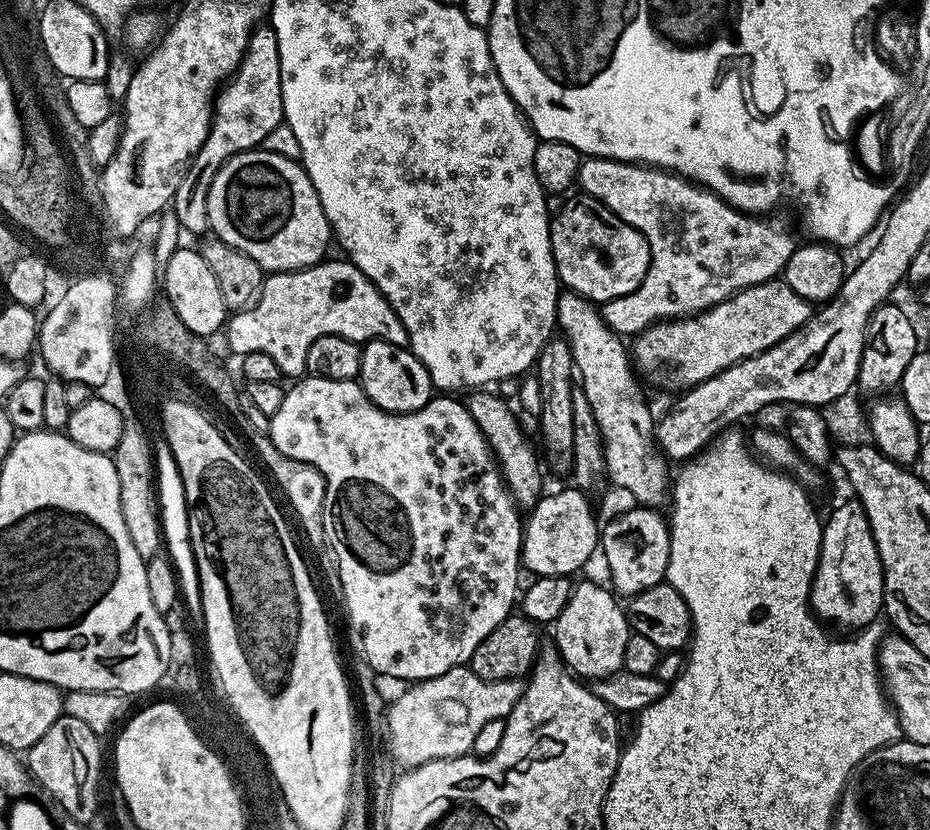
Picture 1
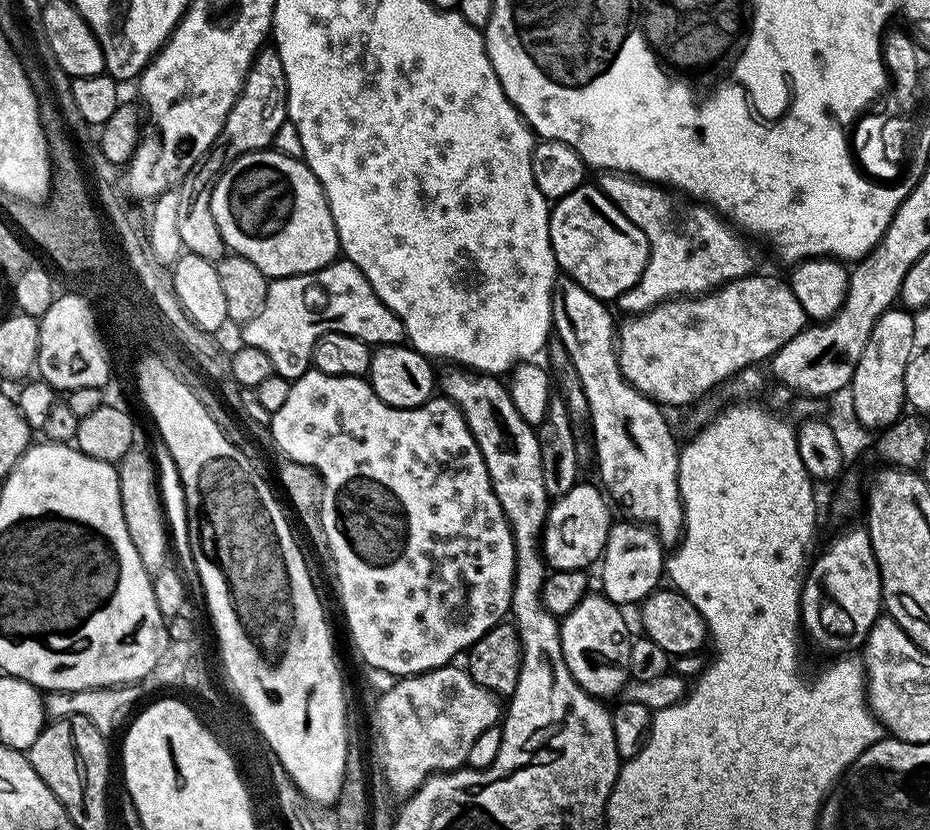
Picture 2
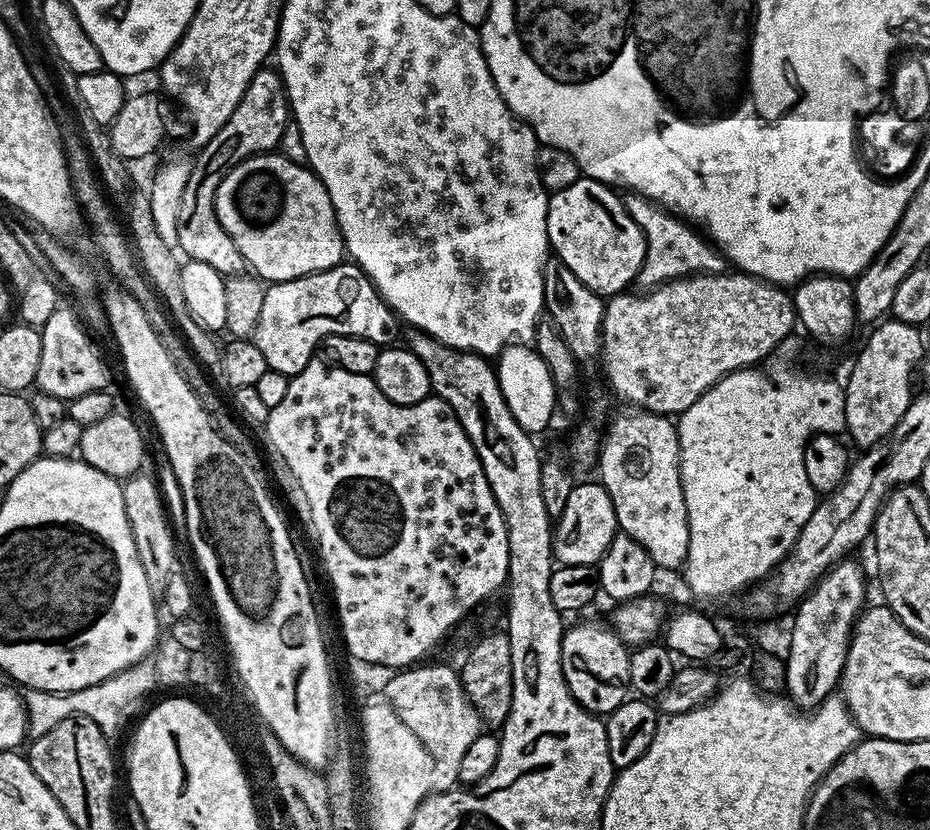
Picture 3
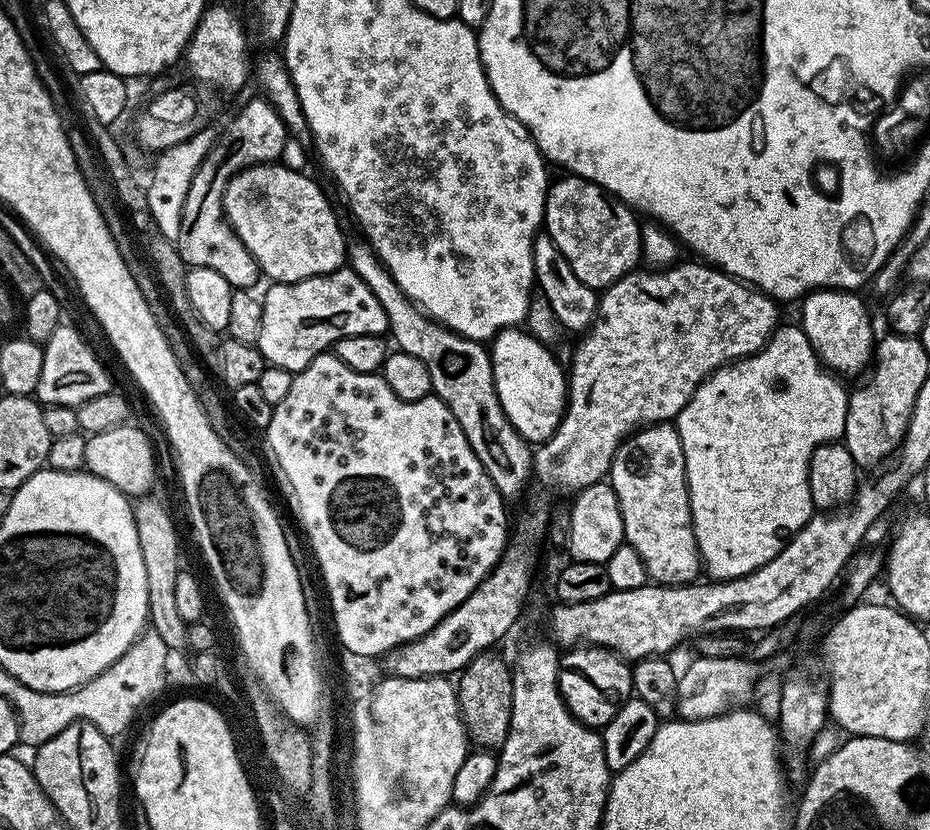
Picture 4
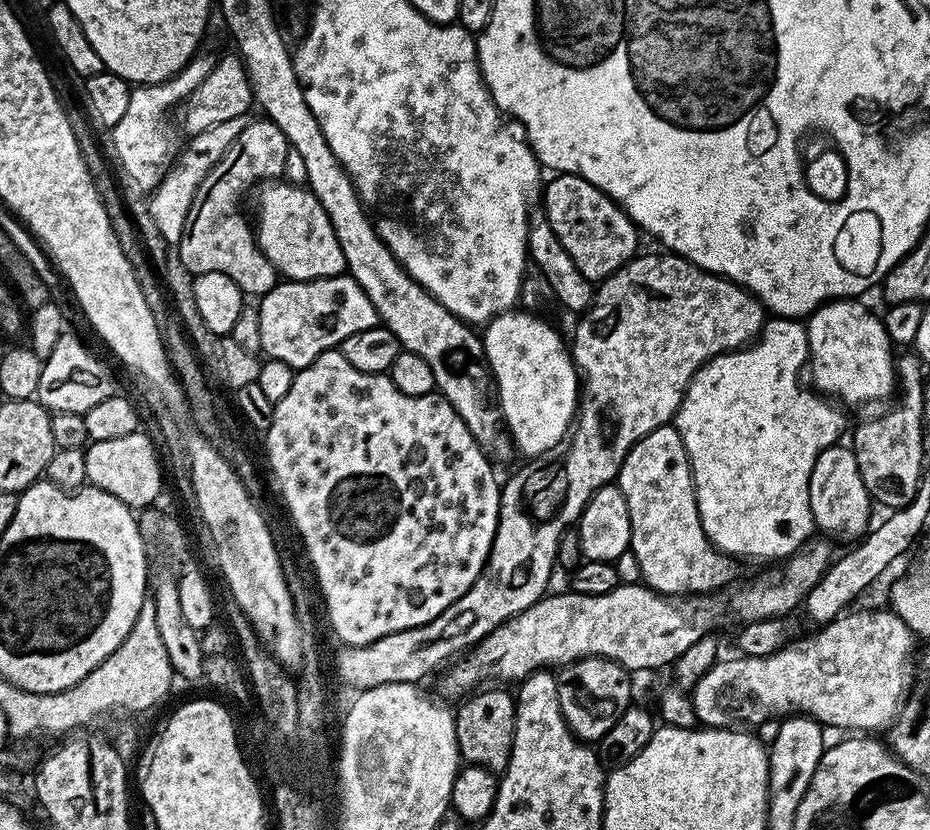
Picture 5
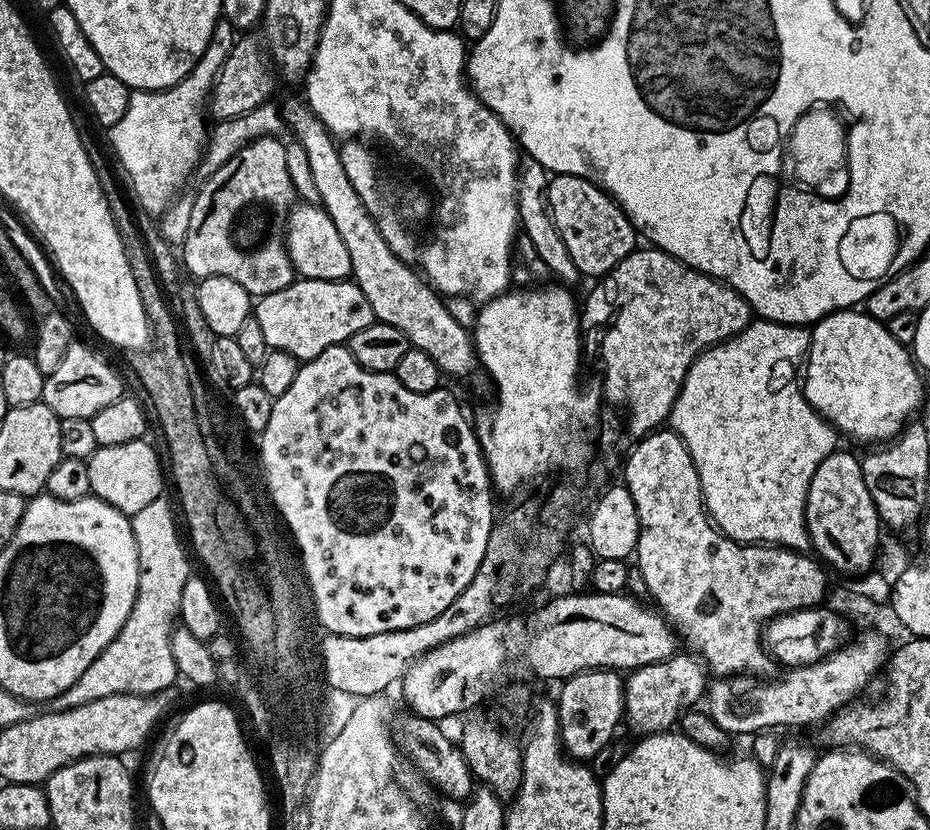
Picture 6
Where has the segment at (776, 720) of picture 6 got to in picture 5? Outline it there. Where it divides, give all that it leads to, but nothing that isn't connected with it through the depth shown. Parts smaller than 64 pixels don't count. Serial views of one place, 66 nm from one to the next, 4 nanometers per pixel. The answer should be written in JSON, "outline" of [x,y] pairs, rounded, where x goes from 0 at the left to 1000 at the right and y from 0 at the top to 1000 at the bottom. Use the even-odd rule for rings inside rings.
{"outline":[[[958,735],[952,737],[916,737],[904,740],[899,746],[886,752],[881,759],[874,764],[870,771],[860,771],[848,775],[830,790],[802,790],[792,789],[792,795],[771,794],[766,805],[759,807],[747,825],[742,829],[744,849],[746,851],[746,860],[749,869],[754,873],[762,877],[786,877],[792,875],[809,875],[804,872],[822,872],[829,863],[833,865],[843,865],[848,860],[859,860],[861,863],[871,863],[874,867],[878,867],[882,873],[895,877],[922,877],[925,884],[942,884],[942,881],[954,880],[958,877],[963,869],[963,863],[968,854],[972,852],[972,845],[976,842],[983,828],[983,786],[981,790],[981,775],[983,767],[981,760],[974,754],[974,749],[970,749],[970,745],[966,745],[963,739]]]}

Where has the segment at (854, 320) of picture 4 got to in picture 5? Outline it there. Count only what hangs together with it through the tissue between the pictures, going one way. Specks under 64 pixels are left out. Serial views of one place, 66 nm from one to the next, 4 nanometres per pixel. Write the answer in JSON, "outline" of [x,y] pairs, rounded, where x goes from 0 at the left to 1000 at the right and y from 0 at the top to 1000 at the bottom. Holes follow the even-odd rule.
{"outline":[[[920,359],[892,361],[867,386],[872,461],[878,473],[904,488],[951,482],[958,472],[960,476],[966,463],[965,435],[959,429],[961,416],[953,402],[949,384],[925,365],[929,364]]]}

